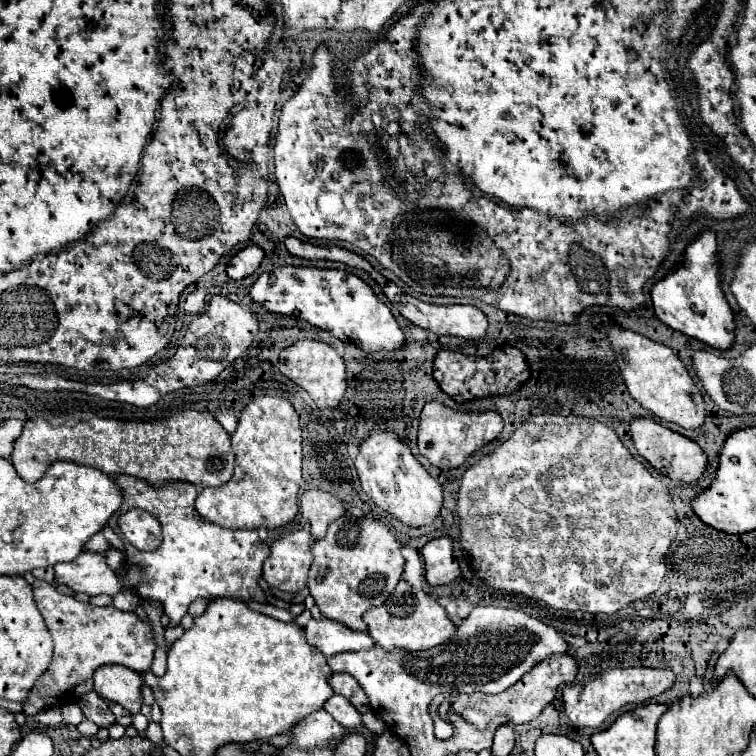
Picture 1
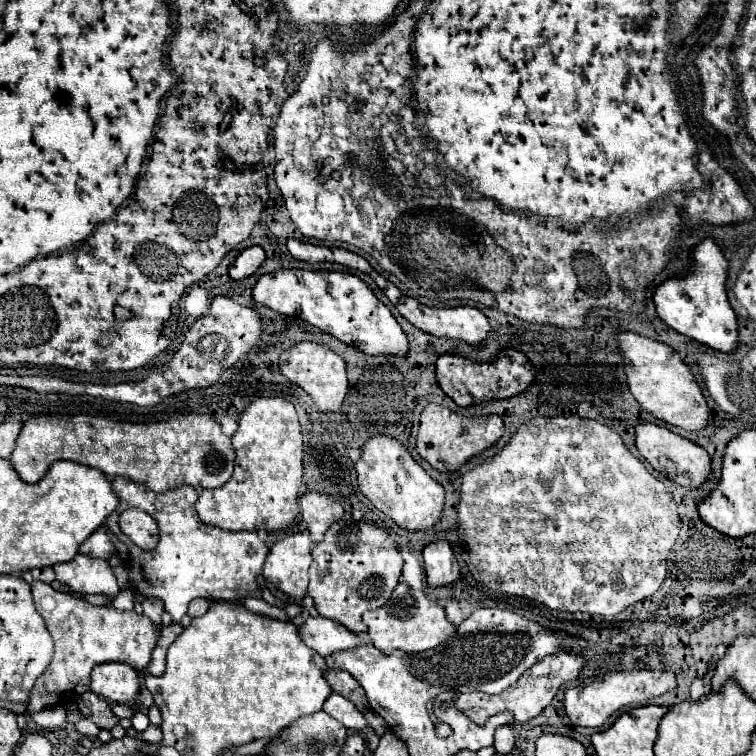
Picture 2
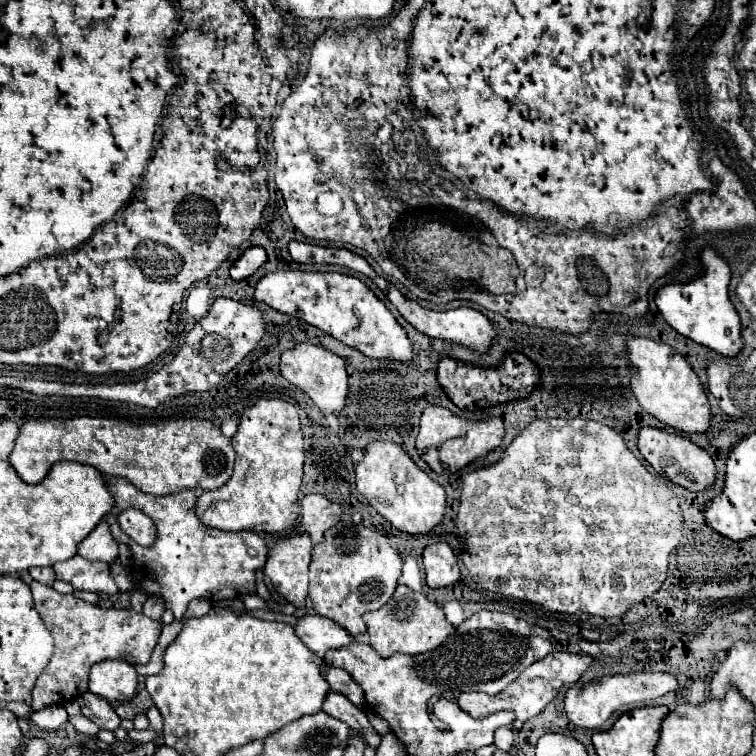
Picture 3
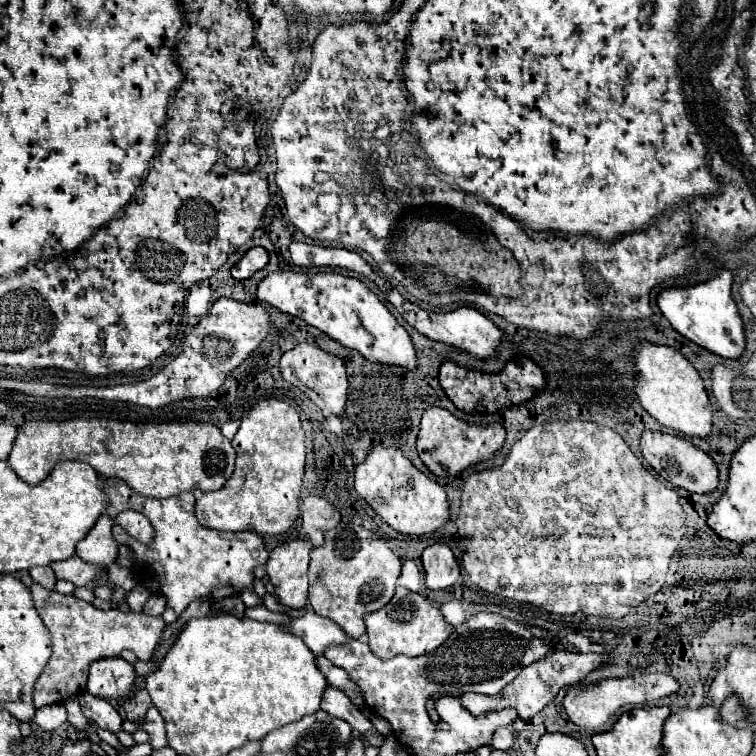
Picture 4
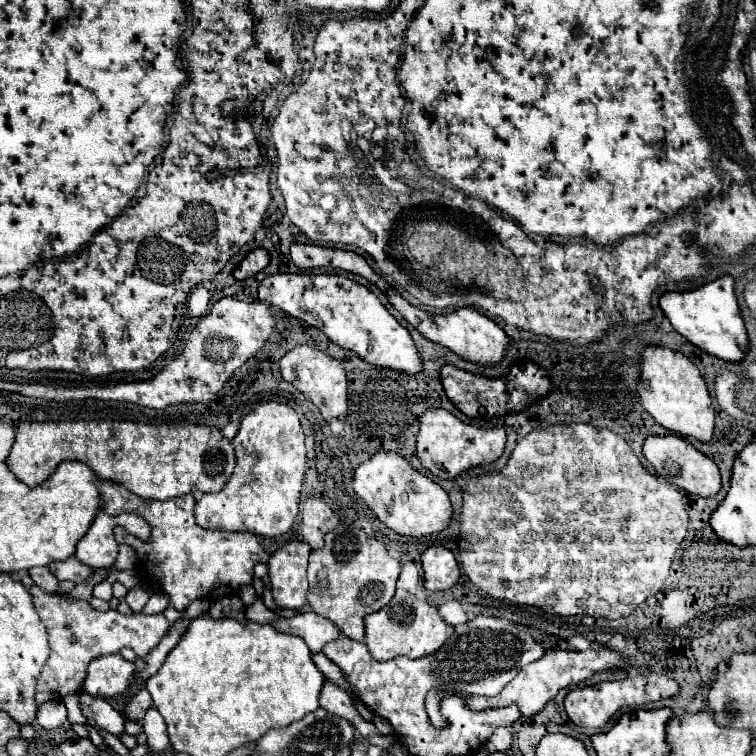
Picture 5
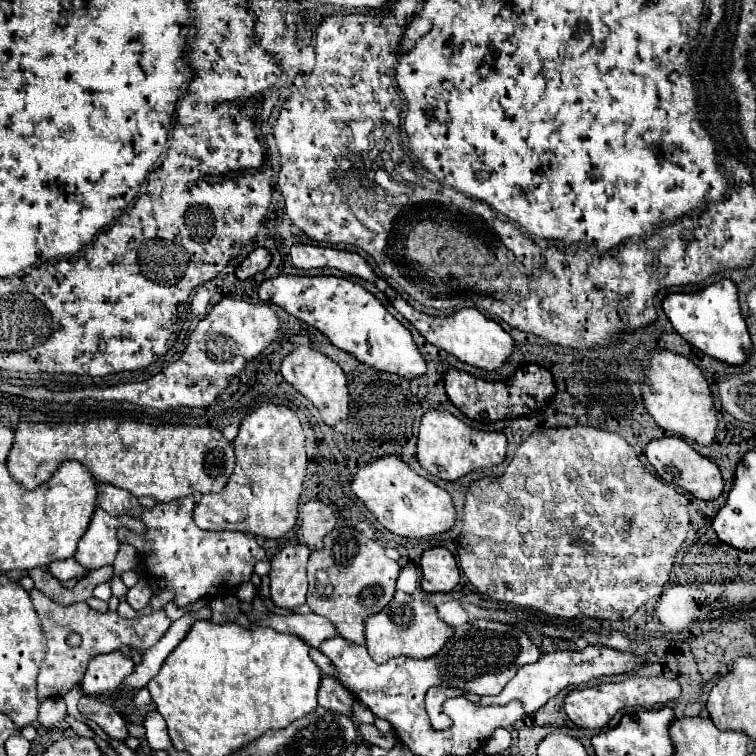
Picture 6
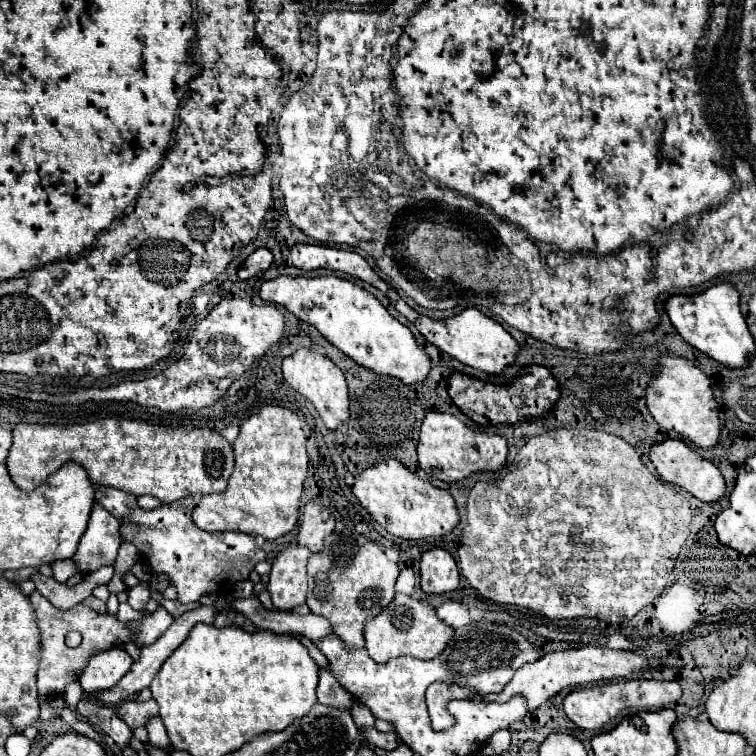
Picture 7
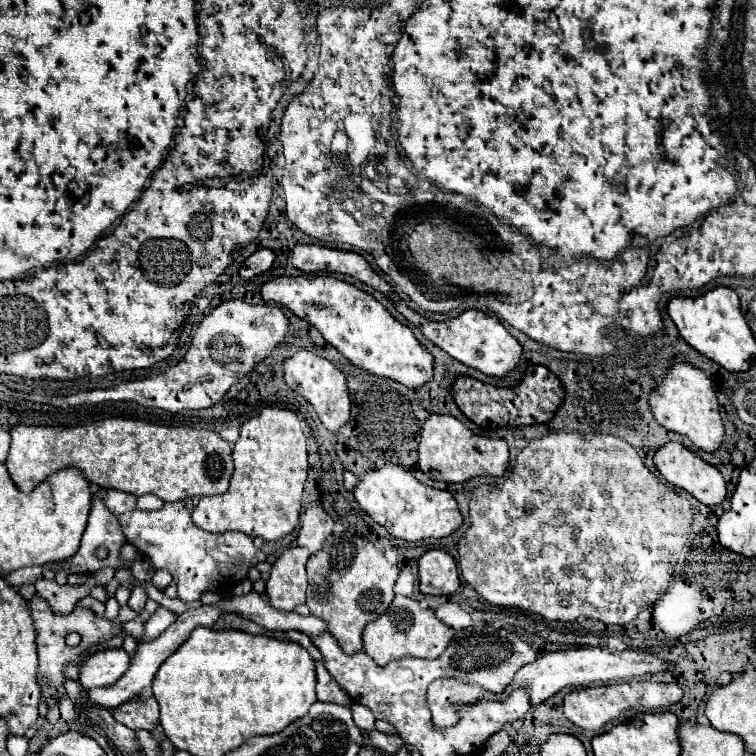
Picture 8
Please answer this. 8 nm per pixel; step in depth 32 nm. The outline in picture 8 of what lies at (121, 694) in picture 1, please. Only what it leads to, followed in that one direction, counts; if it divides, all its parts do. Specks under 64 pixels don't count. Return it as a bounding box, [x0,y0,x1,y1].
[80,648,130,690]

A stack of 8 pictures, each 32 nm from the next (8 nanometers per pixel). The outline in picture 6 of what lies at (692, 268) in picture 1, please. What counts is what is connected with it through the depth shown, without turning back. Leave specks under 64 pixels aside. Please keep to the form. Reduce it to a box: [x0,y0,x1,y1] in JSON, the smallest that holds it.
[662,278,752,364]

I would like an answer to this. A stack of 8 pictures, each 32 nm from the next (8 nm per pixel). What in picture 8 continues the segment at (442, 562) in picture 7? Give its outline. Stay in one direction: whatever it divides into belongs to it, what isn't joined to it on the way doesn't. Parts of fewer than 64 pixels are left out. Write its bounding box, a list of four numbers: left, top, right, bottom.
[420,550,460,596]

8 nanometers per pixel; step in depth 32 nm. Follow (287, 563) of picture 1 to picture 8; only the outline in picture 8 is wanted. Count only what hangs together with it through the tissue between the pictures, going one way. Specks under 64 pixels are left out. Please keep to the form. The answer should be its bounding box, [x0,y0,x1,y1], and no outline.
[266,546,310,610]

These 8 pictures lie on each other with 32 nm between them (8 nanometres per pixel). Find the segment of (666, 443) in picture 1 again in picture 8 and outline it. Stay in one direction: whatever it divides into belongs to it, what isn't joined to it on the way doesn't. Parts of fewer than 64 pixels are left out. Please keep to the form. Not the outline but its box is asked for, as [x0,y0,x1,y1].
[654,442,726,506]

